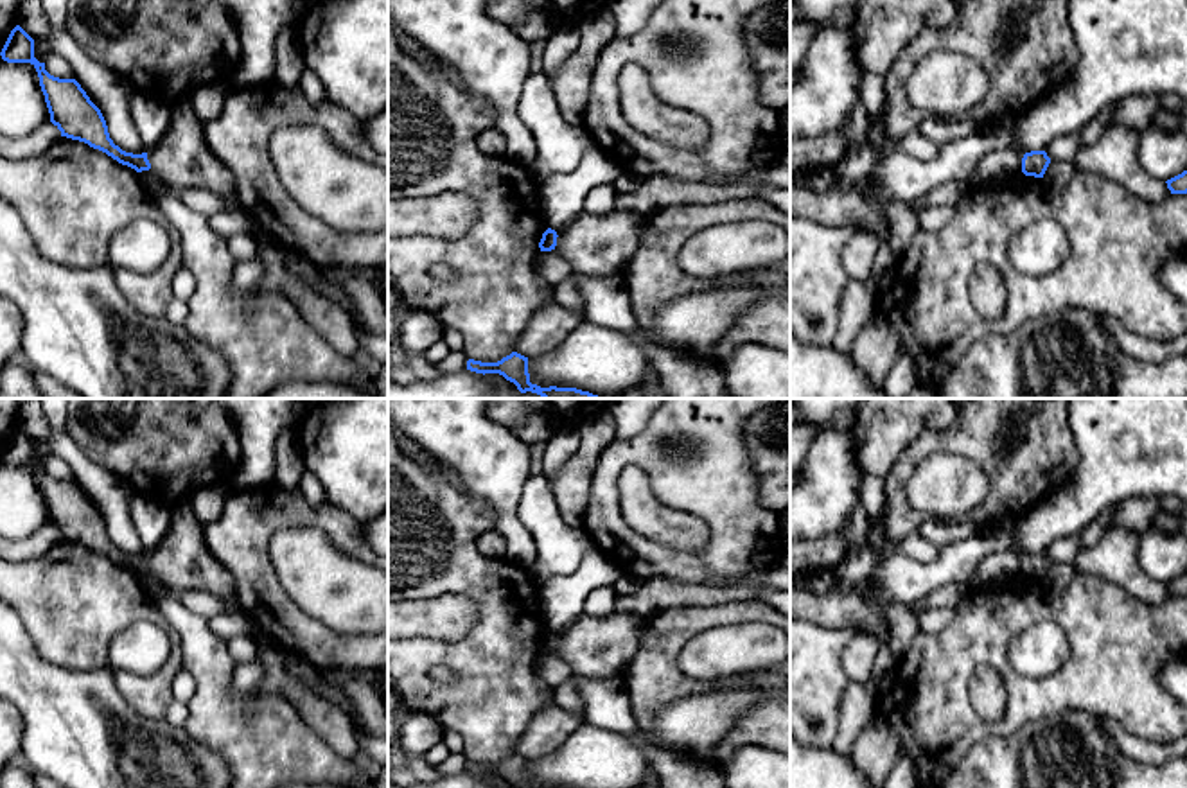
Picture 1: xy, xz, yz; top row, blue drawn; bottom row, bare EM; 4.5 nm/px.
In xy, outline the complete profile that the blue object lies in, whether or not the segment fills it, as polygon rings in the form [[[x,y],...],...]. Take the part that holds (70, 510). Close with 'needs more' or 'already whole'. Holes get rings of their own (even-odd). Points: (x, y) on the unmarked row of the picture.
[[[20,427],[11,433],[0,458],[36,470],[50,524],[61,538],[84,544],[136,574],[151,571],[172,592],[205,591],[241,612],[233,576],[208,551],[203,524],[189,503],[172,510],[171,528],[153,553],[133,556],[113,546],[101,512],[75,481],[59,481],[45,472],[45,465],[34,460],[34,442]]] | needs more

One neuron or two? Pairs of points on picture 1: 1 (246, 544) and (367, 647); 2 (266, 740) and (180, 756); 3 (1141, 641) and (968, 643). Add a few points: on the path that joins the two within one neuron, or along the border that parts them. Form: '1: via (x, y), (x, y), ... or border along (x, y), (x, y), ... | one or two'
1: via (255, 582), (313, 641), (329, 647) | one
2: border along (184, 727), (198, 742), (211, 747), (230, 769) | two
3: via (1098, 620), (1087, 609), (1011, 609) | one

